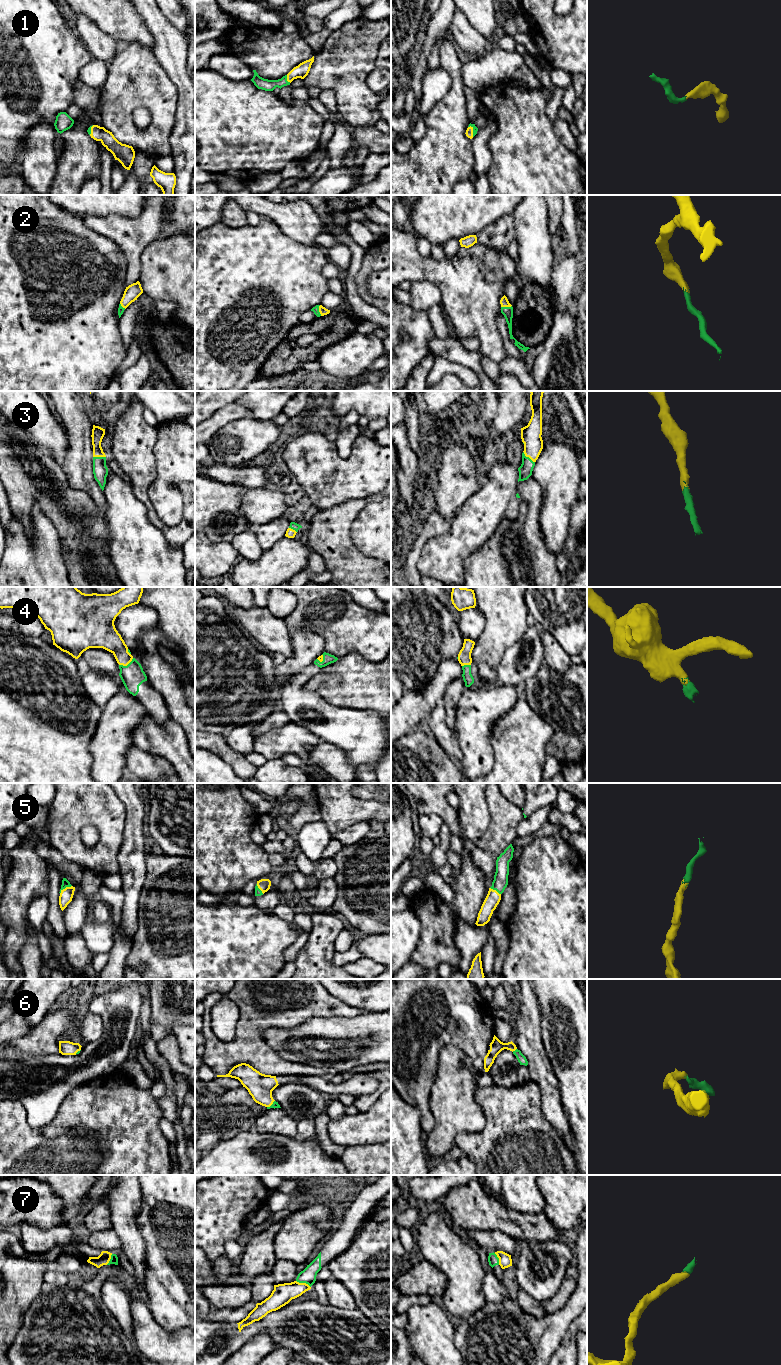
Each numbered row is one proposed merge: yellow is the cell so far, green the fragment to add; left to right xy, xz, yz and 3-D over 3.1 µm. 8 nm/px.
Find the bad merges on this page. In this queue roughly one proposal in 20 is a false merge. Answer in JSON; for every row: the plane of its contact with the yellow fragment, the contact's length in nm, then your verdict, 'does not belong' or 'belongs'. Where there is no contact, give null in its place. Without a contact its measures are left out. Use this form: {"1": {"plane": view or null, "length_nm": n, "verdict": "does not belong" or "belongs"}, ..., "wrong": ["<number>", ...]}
{"1": {"plane": "xz", "length_nm": 70, "verdict": "belongs"}, "2": {"plane": "xz", "length_nm": 90, "verdict": "belongs"}, "3": {"plane": "yz", "length_nm": 130, "verdict": "belongs"}, "4": {"plane": "xy", "length_nm": 130, "verdict": "belongs"}, "5": {"plane": "xy", "length_nm": 120, "verdict": "belongs"}, "6": {"plane": "yz", "length_nm": 50, "verdict": "belongs"}, "7": {"plane": "xz", "length_nm": 130, "verdict": "belongs"}, "wrong": []}

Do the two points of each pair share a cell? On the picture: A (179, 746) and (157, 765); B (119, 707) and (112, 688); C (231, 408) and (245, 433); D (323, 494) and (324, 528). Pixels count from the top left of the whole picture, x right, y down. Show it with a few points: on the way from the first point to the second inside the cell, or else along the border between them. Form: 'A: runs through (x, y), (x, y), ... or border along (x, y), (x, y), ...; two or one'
A: border along (142, 750), (153, 755), (162, 756), (176, 772); two
B: border along (119, 690), (102, 708); two
C: border along (250, 416), (232, 420), (217, 430); two
D: border along (345, 500), (331, 507), (319, 510); two

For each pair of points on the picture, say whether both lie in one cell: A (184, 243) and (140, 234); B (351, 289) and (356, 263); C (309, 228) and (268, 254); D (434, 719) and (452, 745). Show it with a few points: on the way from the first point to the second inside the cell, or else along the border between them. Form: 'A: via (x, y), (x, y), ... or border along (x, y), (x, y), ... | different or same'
A: border along (184, 232), (154, 240), (143, 251) | different
B: via (351, 283), (351, 271), (353, 269) | same
C: border along (275, 223), (284, 236), (304, 244), (315, 245) | different
D: via (437, 725), (446, 739) | same

